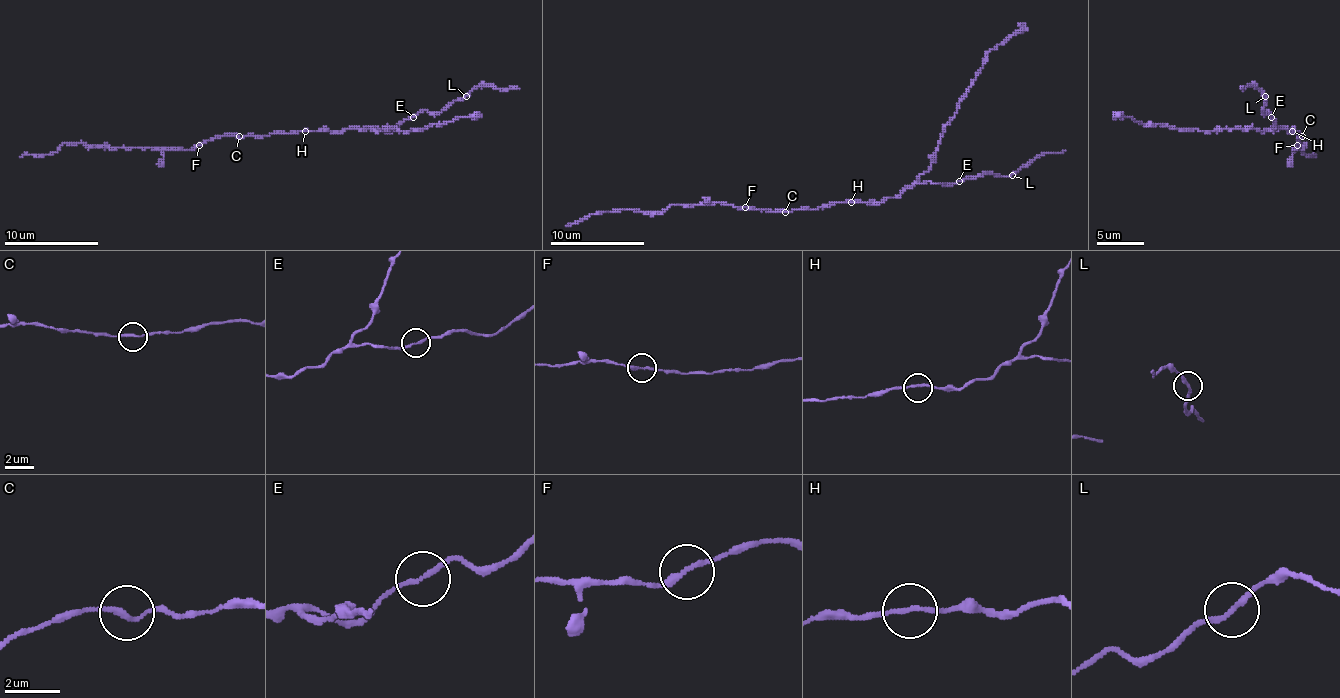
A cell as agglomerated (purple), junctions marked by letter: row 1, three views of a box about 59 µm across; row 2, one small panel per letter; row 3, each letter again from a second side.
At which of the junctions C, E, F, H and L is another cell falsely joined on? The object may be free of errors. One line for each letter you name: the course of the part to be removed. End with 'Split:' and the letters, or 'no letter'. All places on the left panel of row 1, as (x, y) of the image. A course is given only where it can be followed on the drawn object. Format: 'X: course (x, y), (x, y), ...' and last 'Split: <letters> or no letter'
L: course (465, 96), (479, 86), (519, 89)
Split: L

